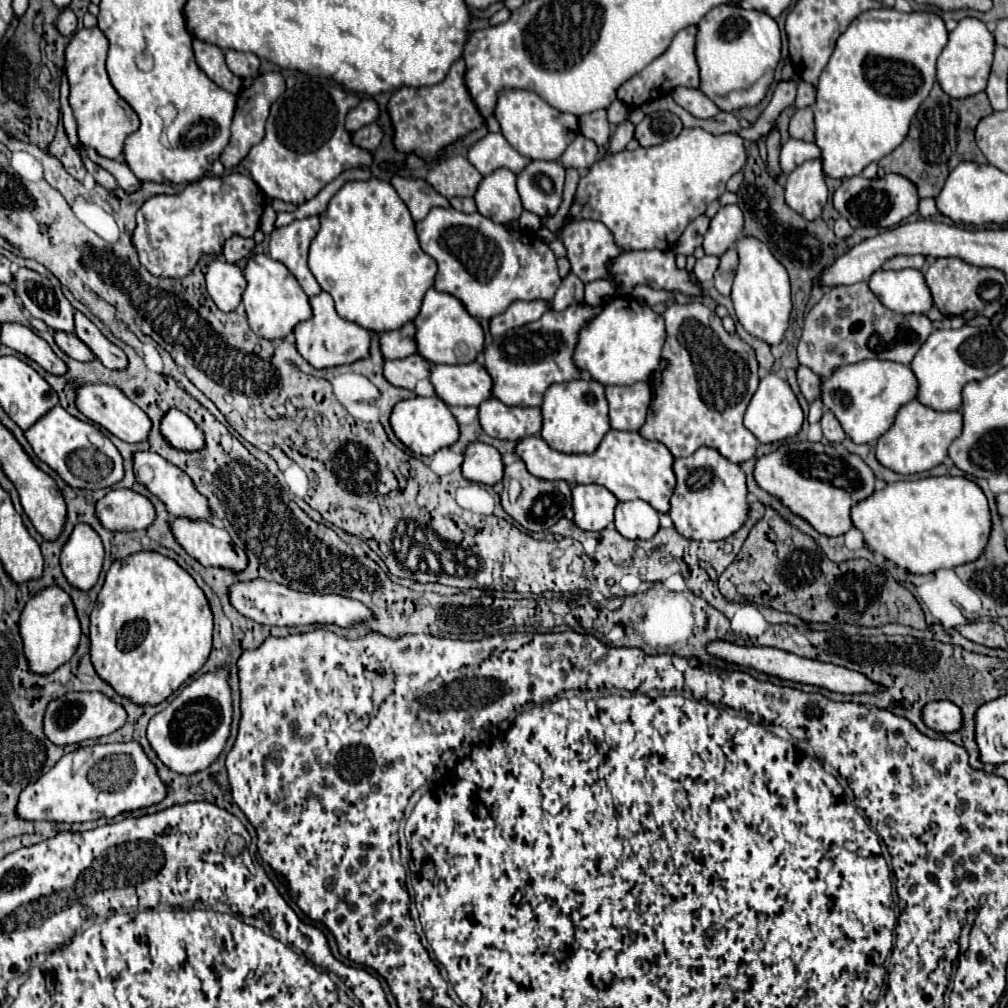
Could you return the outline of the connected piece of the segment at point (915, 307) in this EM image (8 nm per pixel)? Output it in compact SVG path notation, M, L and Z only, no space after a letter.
M879 269L871 275L869 289L887 309L903 315L927 313L933 307L931 291L925 285L923 273L917 269Z

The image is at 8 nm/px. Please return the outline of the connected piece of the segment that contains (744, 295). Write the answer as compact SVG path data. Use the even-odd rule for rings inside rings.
M739 237L737 239L739 267L733 281L733 307L743 329L769 345L777 345L783 339L783 333L789 325L791 315L791 289L785 267L773 257L769 247L757 237Z

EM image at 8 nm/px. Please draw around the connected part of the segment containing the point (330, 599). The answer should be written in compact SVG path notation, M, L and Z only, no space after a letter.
M265 579L237 581L229 587L231 605L245 617L261 623L261 625L313 625L313 623L333 623L341 627L349 627L355 621L363 621L371 615L371 611L353 599L341 595L315 595L315 593L299 593L281 583L271 583Z

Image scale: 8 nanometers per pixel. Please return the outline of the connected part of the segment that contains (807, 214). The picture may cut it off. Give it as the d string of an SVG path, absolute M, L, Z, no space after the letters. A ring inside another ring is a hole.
M809 159L787 175L785 201L805 219L817 219L821 215L827 201L827 187L819 159Z

